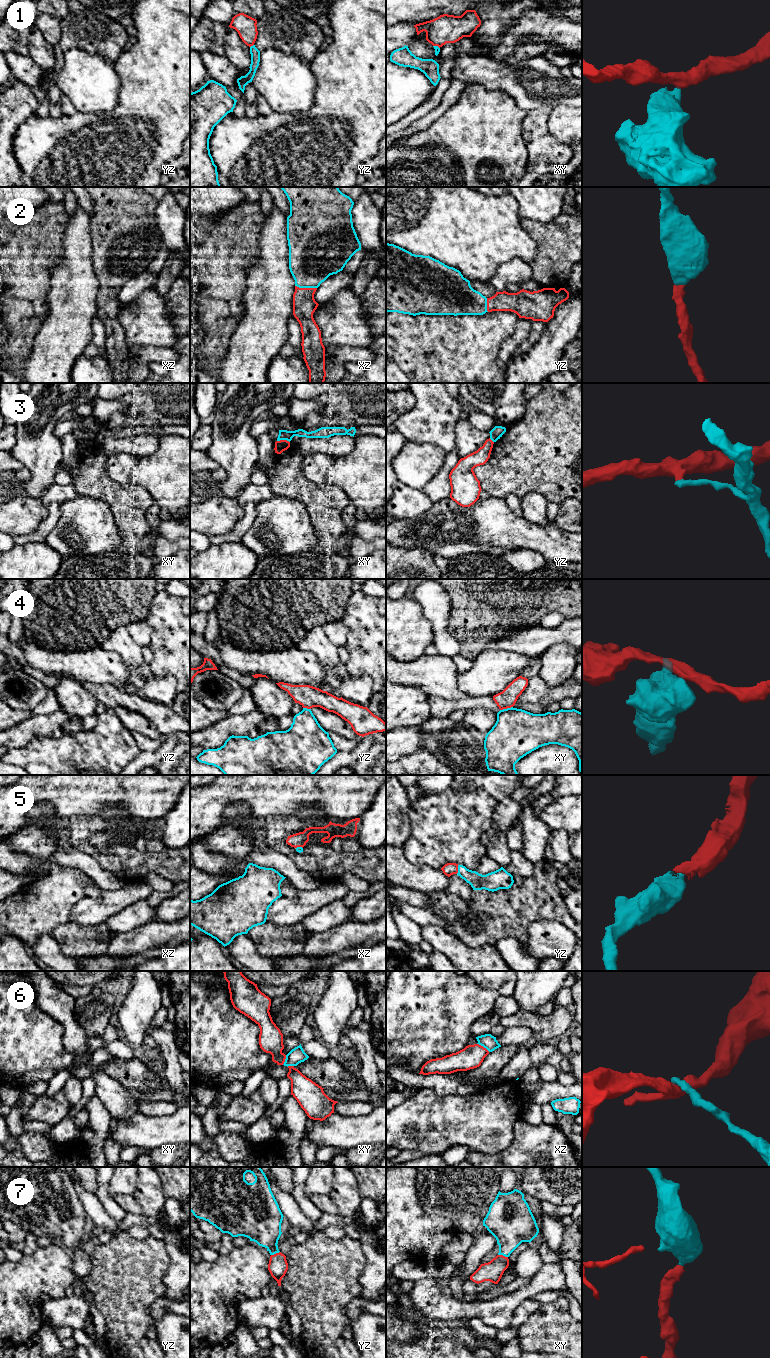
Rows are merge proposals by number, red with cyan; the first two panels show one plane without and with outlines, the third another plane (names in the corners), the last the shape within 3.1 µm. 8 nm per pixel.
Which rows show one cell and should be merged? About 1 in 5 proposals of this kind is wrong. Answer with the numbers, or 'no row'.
2, 5, 7

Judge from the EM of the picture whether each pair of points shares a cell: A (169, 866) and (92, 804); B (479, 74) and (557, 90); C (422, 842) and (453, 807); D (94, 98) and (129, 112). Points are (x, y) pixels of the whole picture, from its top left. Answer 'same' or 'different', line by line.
A: different
B: same
C: same
D: different

